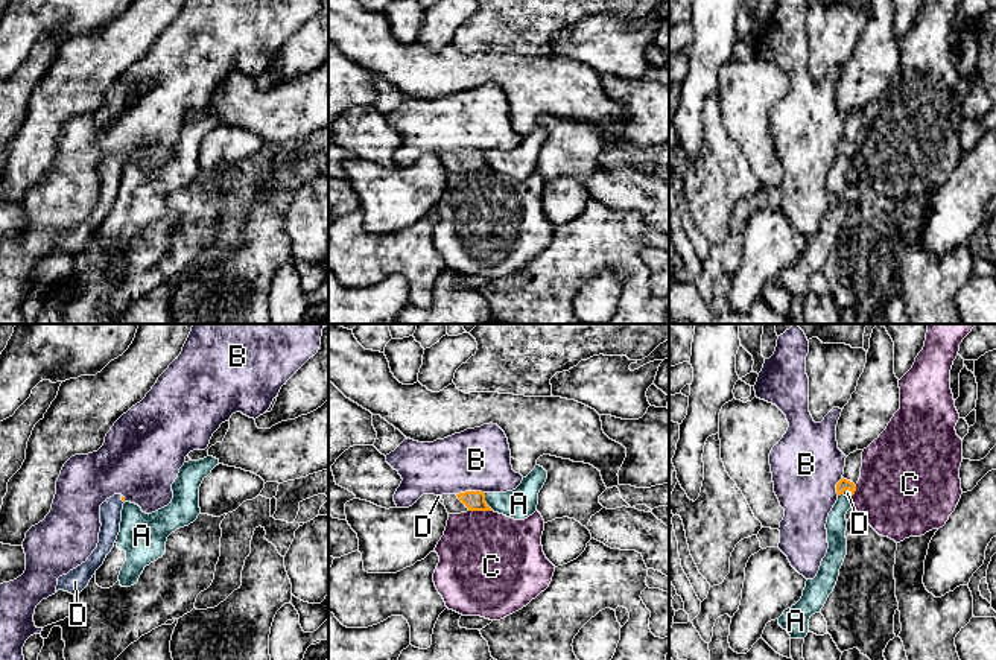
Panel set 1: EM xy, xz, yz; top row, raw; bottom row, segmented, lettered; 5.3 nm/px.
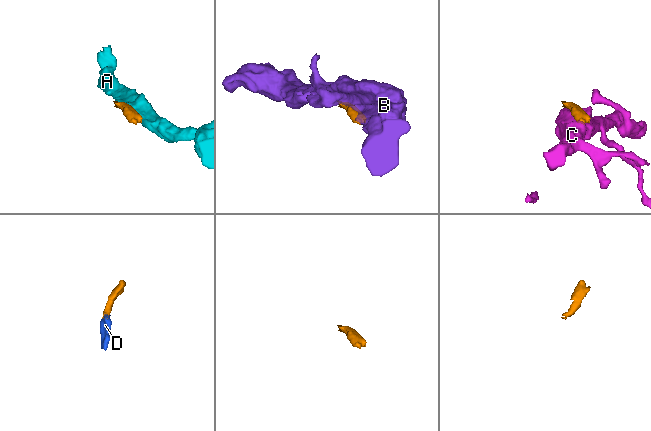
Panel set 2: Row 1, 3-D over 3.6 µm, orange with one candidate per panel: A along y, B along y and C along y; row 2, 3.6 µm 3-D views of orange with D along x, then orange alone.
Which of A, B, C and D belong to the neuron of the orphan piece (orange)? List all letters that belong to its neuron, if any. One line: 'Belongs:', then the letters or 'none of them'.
Belongs: D

